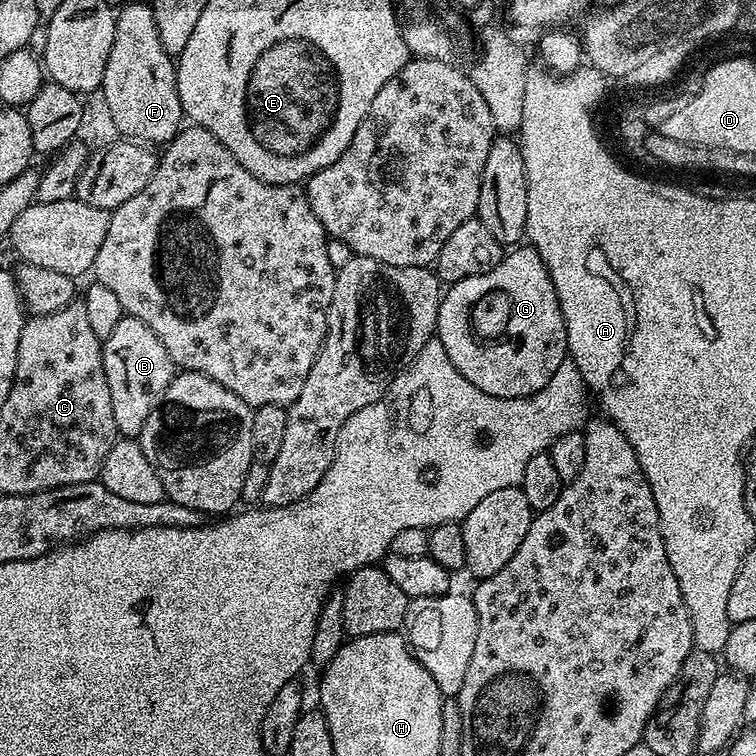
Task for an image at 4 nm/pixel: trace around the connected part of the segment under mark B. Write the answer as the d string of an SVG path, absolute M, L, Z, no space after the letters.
M127 314L121 318L118 326L114 326L110 338L102 341L102 347L117 433L124 438L139 437L142 426L146 426L146 418L150 418L150 410L158 407L175 378L177 366L170 354L166 354L166 346L162 346L158 334L154 334L146 322L138 322L138 318Z

